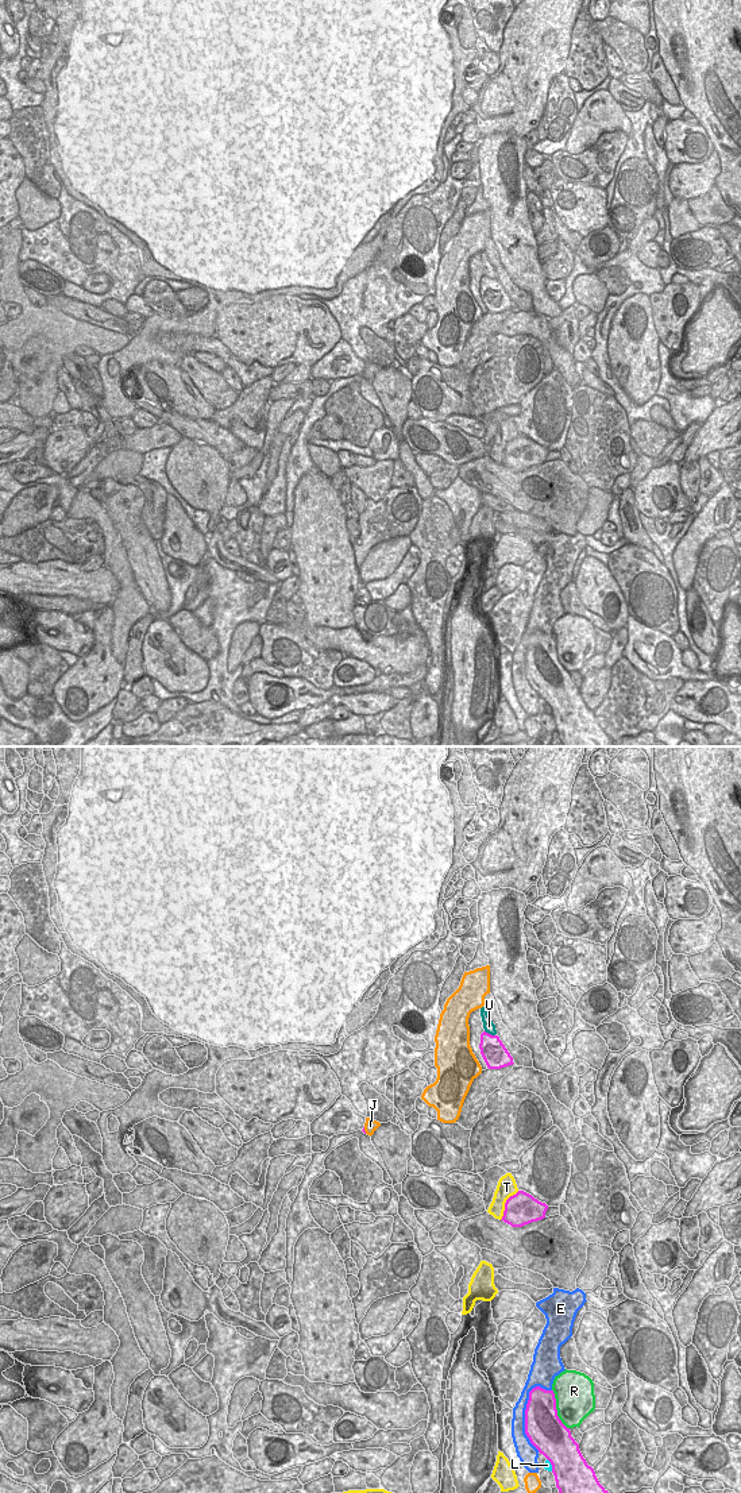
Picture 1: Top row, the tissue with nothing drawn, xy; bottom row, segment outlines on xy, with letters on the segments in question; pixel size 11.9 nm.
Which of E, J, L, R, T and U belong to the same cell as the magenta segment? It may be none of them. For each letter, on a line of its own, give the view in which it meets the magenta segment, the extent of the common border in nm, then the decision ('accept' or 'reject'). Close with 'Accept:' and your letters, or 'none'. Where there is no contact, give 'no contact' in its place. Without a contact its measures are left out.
E: xy | 800 nm | reject
J: xy | 90 nm | reject
L: xy | 170 nm | reject
R: xy | 500 nm | reject
T: xy | 420 nm | reject
U: xy | 140 nm | reject
Accept: none

